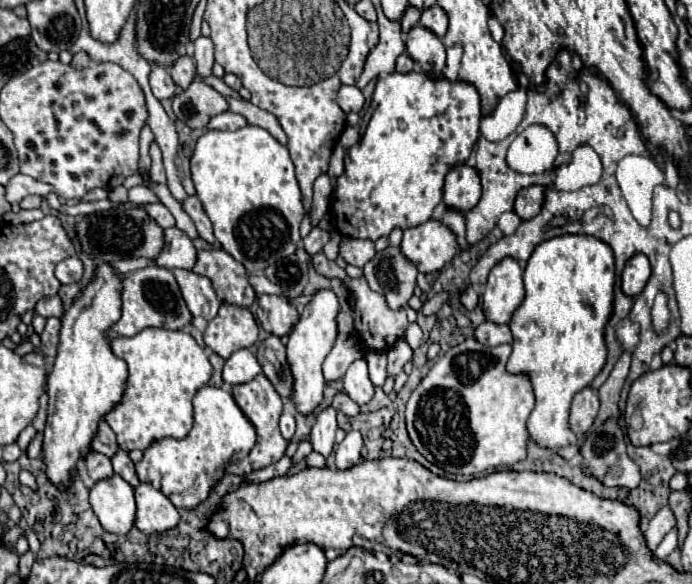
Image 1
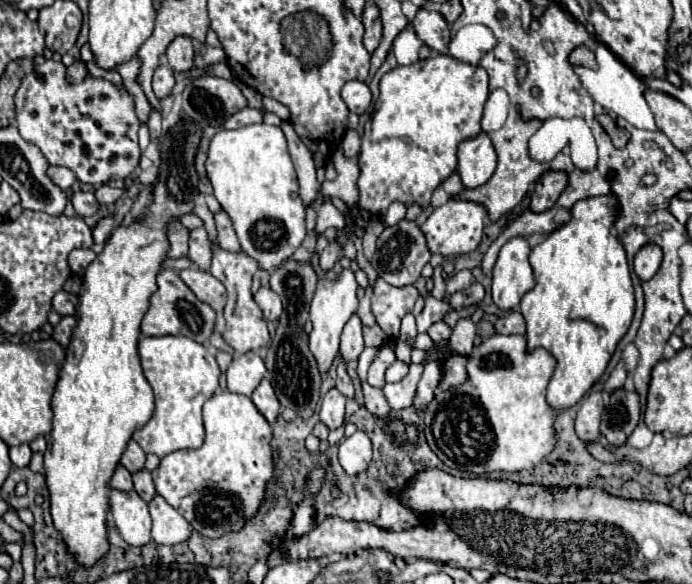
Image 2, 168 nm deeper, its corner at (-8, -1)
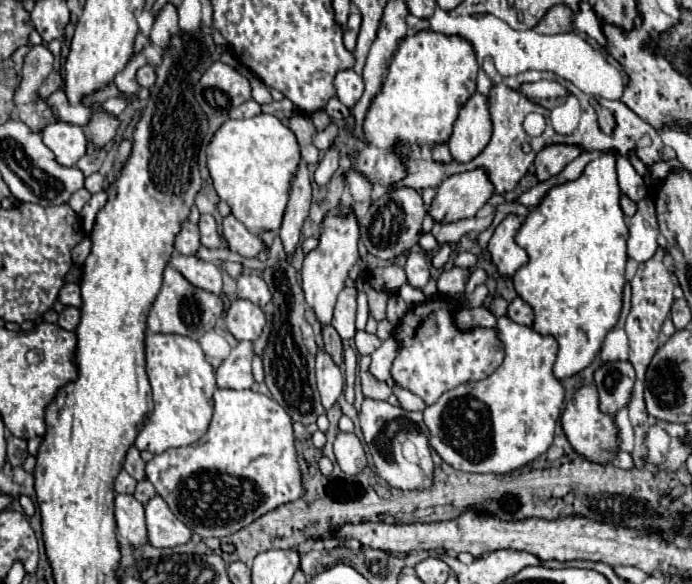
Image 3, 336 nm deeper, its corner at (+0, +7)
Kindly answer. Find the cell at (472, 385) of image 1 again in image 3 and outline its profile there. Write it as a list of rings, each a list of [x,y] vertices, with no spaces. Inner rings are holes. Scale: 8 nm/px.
[[[500,317],[496,327],[498,339],[504,345],[504,361],[498,369],[482,381],[470,381],[446,391],[434,405],[424,409],[424,423],[430,431],[434,451],[454,469],[468,473],[510,473],[548,451],[564,401],[562,383],[552,375],[558,351],[554,337],[538,335],[532,327],[518,325],[508,317]]]

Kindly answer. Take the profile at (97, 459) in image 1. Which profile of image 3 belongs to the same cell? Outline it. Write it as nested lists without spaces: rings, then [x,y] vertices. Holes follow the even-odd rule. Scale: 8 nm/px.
[[[124,469],[118,473],[116,481],[114,481],[114,491],[116,493],[134,493],[134,487],[136,487],[136,479],[130,477]]]

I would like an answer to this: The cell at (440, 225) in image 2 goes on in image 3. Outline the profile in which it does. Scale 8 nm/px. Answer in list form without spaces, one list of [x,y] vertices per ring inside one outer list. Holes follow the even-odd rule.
[[[484,169],[452,175],[438,187],[434,201],[428,207],[428,215],[444,225],[470,219],[492,197],[492,193],[494,187]]]

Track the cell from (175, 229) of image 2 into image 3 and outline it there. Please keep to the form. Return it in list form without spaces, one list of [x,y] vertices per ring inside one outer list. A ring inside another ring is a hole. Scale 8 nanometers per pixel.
[[[182,221],[180,233],[176,235],[176,241],[174,241],[174,249],[182,255],[192,255],[200,249],[200,235],[198,235],[198,227],[194,223]]]

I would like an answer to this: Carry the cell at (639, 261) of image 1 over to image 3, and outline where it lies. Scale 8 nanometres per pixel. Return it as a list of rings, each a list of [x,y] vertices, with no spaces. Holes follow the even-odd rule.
[[[644,197],[638,203],[636,215],[628,221],[628,229],[628,257],[638,263],[644,263],[658,249],[658,223],[654,203],[650,197]]]

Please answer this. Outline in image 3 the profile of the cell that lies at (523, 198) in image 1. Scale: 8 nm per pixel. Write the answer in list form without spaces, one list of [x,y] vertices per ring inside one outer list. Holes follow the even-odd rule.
[[[550,145],[550,147],[542,149],[534,161],[538,181],[546,181],[552,175],[558,175],[580,153],[582,153],[582,149],[574,147],[574,145]]]

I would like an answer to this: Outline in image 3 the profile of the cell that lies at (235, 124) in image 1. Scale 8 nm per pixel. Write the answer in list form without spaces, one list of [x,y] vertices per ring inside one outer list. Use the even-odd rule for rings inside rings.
[[[250,99],[250,101],[242,103],[240,107],[236,107],[236,109],[230,113],[230,117],[254,117],[254,115],[258,115],[258,113],[260,113],[260,105],[258,105],[254,99]]]

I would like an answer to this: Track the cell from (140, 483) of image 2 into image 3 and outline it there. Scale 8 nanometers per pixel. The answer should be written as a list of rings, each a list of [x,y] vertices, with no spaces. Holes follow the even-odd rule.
[[[144,479],[144,481],[138,481],[138,485],[136,485],[136,491],[134,491],[134,497],[138,499],[138,501],[142,501],[142,503],[146,503],[150,497],[154,497],[156,495],[156,489],[152,487],[152,483],[148,481],[148,479]]]

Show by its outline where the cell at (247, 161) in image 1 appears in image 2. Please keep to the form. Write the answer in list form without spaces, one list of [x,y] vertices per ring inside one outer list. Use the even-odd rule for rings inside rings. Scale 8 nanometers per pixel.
[[[260,123],[260,125],[246,125],[234,131],[224,129],[216,133],[210,143],[206,171],[214,187],[214,197],[220,201],[222,209],[230,215],[234,223],[242,251],[254,257],[260,263],[260,269],[272,271],[300,247],[302,239],[306,237],[306,225],[304,225],[306,209],[298,195],[296,171],[288,153],[286,137],[280,127]]]

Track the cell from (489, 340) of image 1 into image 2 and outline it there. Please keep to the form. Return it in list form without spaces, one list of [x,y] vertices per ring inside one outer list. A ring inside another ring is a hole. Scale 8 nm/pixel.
[[[510,311],[508,315],[500,317],[498,323],[496,323],[496,331],[502,333],[502,335],[524,335],[526,333],[526,323],[524,323],[524,317],[520,311]]]

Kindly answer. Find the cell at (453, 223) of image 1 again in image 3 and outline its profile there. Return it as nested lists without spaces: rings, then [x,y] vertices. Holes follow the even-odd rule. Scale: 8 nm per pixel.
[[[446,143],[436,145],[436,147],[432,149],[432,159],[434,159],[436,163],[450,163],[450,161],[452,161],[452,155],[450,155],[450,151],[448,151],[448,145],[446,145]]]

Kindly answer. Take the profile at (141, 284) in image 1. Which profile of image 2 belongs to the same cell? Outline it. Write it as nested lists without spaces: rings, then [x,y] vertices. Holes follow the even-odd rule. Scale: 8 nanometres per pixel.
[[[162,269],[158,275],[158,291],[150,299],[150,309],[142,319],[142,333],[148,337],[160,337],[160,335],[184,335],[198,343],[206,343],[214,331],[216,323],[216,311],[196,299],[196,295],[190,291],[190,287],[180,279],[178,273]]]

